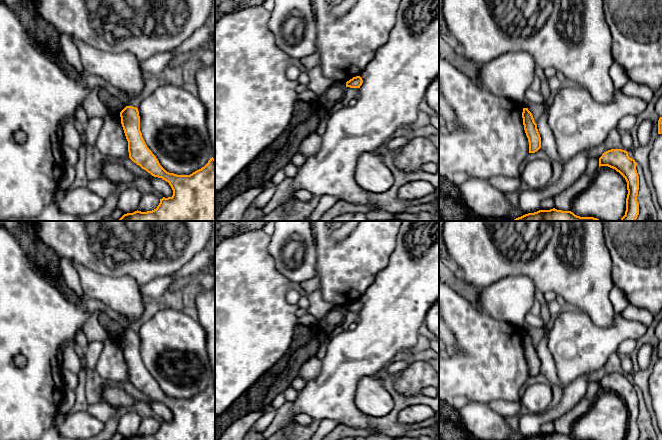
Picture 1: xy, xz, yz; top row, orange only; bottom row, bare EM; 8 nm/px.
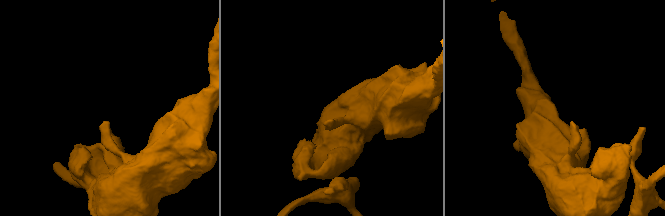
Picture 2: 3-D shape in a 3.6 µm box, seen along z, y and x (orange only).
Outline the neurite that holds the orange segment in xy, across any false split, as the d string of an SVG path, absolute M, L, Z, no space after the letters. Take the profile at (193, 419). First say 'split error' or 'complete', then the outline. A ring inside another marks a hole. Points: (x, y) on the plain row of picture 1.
complete | M126 330L120 336L120 341L128 365L129 382L152 400L168 406L173 414L171 421L160 423L156 433L147 436L137 434L123 440L215 440L215 383L212 381L204 391L190 399L169 397L160 389L142 361L138 332Z

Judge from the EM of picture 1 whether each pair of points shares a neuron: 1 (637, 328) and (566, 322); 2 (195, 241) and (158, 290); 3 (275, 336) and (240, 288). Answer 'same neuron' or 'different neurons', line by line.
1: same neuron
2: different neurons
3: same neuron

